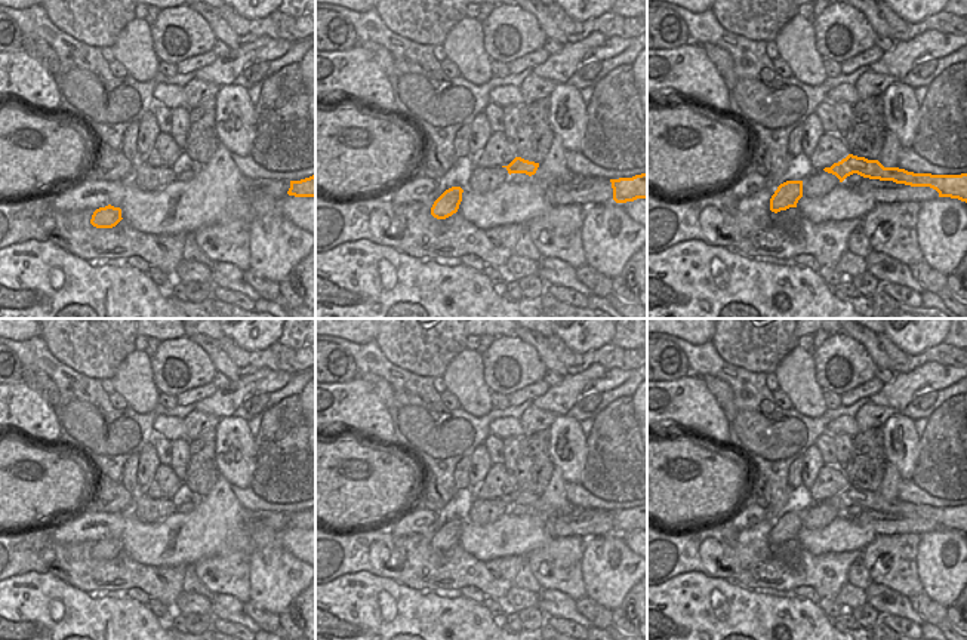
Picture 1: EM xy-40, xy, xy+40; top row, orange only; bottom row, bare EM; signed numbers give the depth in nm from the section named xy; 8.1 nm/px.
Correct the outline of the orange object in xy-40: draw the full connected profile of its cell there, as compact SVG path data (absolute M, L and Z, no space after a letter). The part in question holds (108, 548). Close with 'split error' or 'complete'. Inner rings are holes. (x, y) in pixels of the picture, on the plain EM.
M111 536L93 544L90 556L96 560L113 560L121 553L121 541Z | complete

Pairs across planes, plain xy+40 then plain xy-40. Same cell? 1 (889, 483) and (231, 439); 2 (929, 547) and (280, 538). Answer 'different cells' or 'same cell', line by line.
1: different cells
2: different cells

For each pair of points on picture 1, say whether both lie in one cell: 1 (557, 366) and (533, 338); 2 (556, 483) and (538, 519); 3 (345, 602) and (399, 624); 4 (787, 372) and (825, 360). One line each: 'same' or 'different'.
1: same
2: same
3: same
4: different

